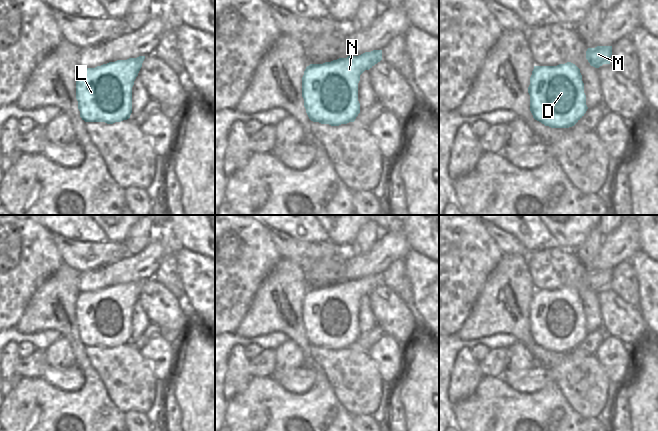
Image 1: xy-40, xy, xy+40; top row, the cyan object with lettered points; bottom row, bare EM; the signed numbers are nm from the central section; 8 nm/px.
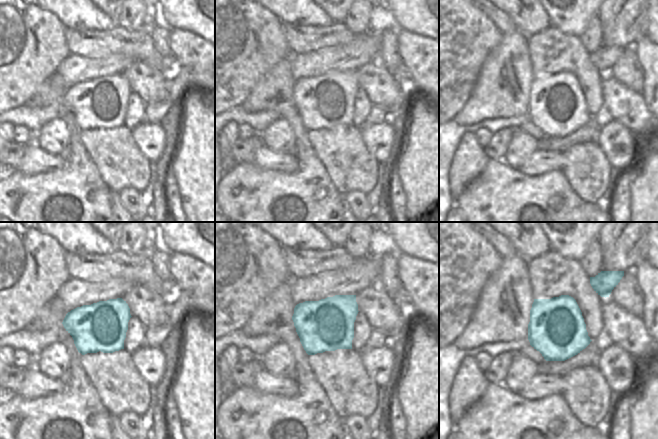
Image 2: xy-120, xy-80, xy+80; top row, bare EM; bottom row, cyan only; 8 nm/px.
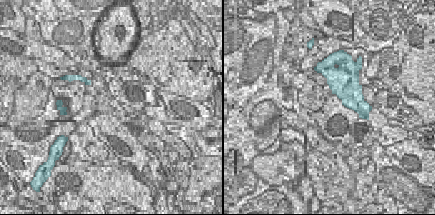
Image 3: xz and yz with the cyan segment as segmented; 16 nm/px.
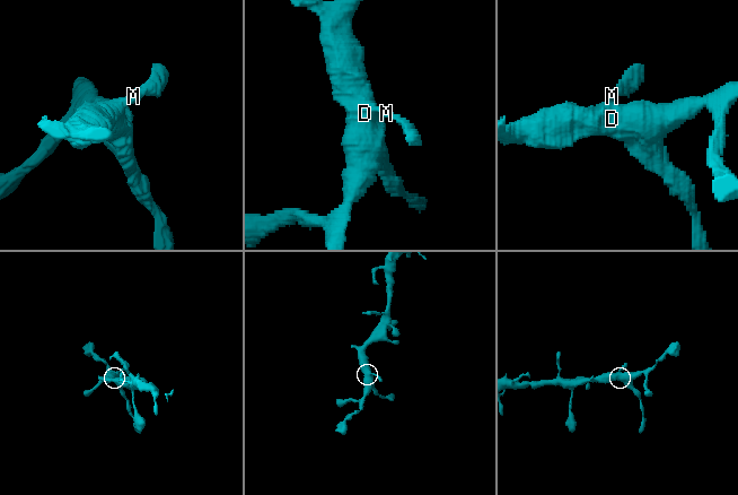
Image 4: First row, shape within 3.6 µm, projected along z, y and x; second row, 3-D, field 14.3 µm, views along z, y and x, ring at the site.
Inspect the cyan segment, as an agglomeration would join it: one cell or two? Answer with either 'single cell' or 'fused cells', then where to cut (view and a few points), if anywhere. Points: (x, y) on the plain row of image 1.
single cell; no cut

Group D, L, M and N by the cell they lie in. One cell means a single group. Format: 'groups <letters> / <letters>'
groups D L M N

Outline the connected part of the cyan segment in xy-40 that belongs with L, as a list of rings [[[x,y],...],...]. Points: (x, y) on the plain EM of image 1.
[[[145,280],[117,284],[95,292],[80,292],[76,323],[85,346],[113,348],[130,342],[132,311]]]

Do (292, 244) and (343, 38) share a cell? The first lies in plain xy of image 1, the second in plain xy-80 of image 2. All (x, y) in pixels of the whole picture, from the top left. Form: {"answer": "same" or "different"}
{"answer": "same"}

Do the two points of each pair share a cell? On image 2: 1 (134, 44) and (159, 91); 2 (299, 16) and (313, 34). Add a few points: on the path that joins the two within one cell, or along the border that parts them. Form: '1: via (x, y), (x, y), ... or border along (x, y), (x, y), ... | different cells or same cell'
1: border along (136, 62), (142, 62), (160, 70), (164, 74) | different cells
2: border along (282, 22), (328, 27) | different cells

